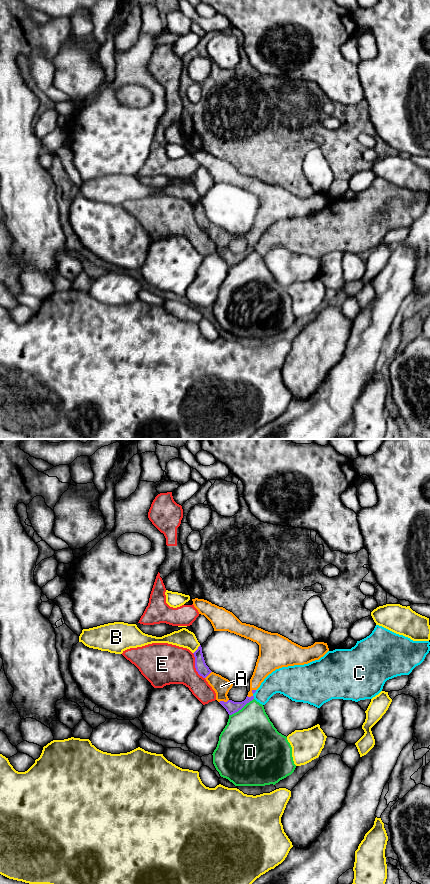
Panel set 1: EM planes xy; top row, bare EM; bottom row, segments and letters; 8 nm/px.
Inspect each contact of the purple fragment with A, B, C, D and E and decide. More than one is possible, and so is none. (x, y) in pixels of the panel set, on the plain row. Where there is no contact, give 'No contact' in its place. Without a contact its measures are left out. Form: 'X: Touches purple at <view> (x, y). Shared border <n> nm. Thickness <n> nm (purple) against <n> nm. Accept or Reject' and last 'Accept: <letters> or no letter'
A: Touches purple at xy (223, 253). Shared border 80 nm. Thickness 100 nm (purple) against 140 nm. Accept
B: Touches purple at xy (197, 201). Shared border 90 nm. Thickness 100 nm (purple) against 150 nm. Reject
C: Touches purple at xy (253, 245). Shared border 80 nm. Thickness 30 nm (purple) against 200 nm. Reject
D: Touches purple at xy (241, 260). Shared border 240 nm. Thickness 100 nm (purple) against 440 nm. Reject
E: Touches purple at xy (195, 218). Shared border 220 nm. Thickness 100 nm (purple) against 340 nm. Reject
Accept: A

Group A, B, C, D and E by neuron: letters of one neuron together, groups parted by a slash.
A / B / C E / D

